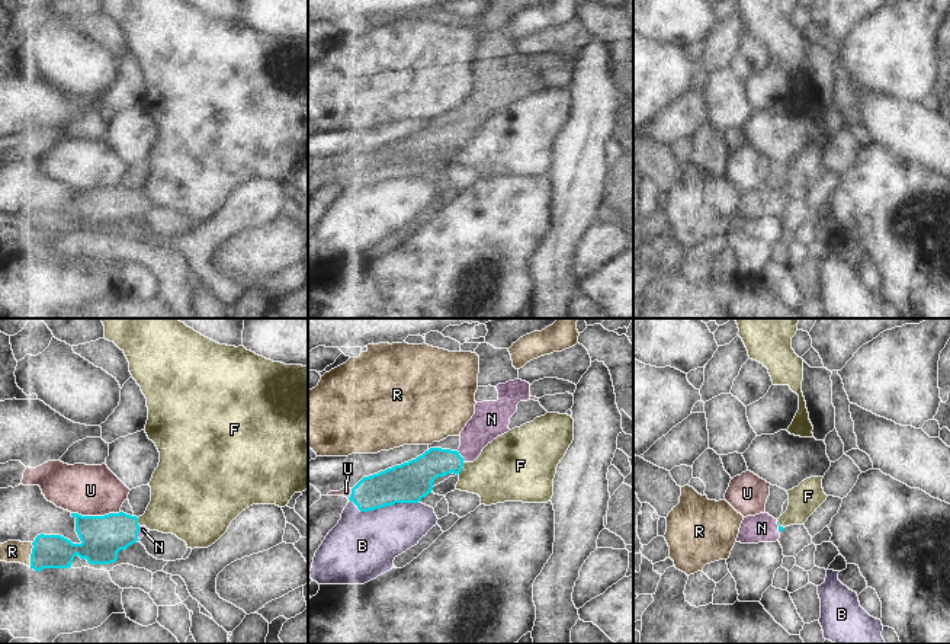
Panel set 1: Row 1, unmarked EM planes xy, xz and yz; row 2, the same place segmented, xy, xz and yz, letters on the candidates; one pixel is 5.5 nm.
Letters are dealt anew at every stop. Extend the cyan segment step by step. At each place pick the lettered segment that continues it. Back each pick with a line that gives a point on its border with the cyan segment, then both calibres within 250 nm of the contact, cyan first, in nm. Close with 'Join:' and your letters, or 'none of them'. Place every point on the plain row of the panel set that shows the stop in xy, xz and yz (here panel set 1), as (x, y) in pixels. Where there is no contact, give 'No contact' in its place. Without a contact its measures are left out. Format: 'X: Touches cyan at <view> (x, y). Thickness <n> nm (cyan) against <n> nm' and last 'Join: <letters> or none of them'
N: Touches cyan at xz (461, 131). Thickness 170 nm (cyan) against 190 nm
Join: N.

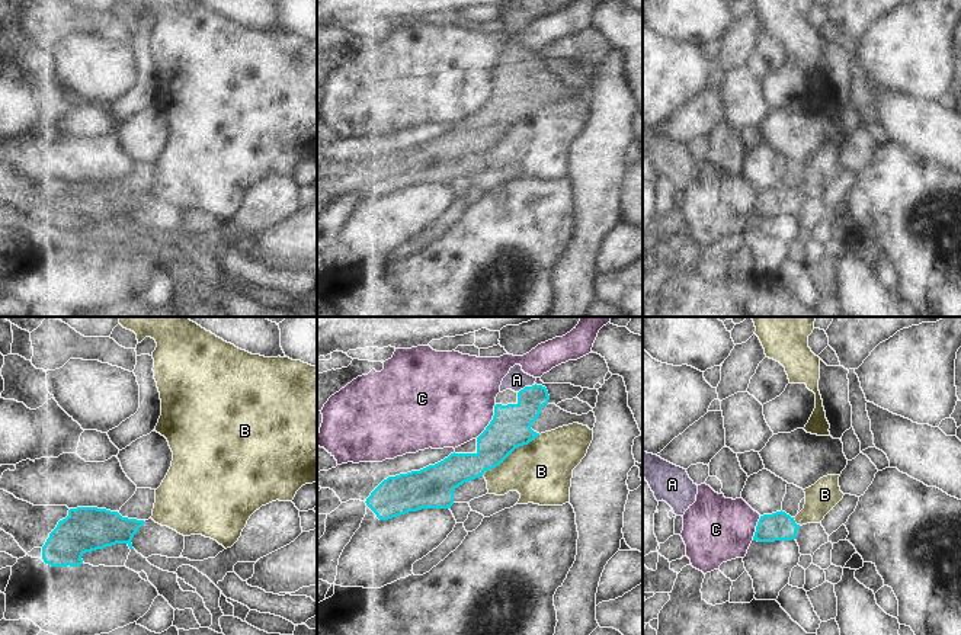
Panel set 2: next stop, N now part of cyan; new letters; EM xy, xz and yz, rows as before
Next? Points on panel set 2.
A: Touches cyan at xz (527, 61). Thickness 220 nm (cyan) against 120 nm
Join: A.

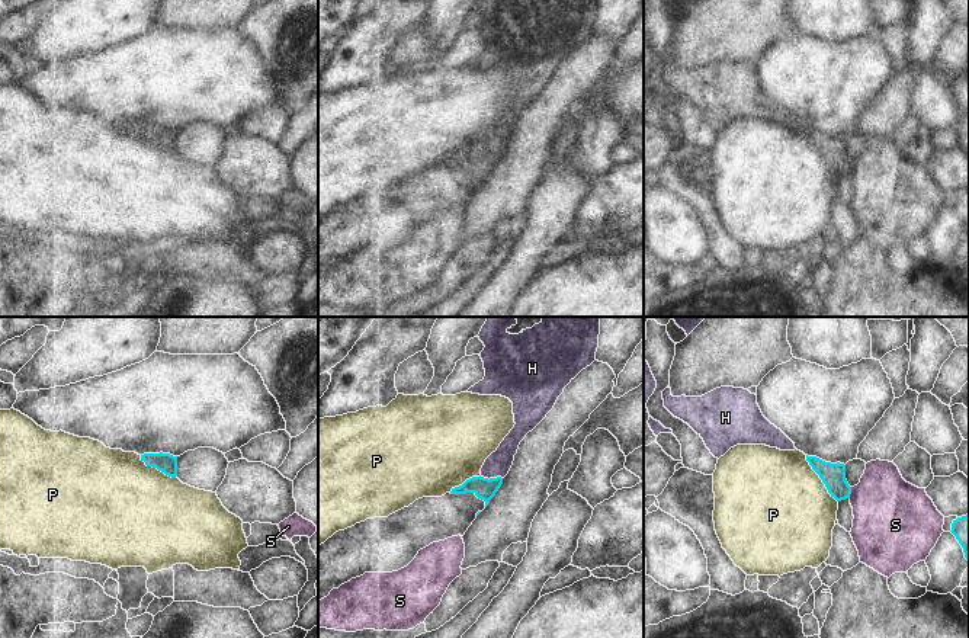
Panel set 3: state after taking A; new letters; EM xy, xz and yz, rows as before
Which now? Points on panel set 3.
H: Touches cyan at xz (491, 153). Thickness 120 nm (cyan) against 140 nm
Join: H.

